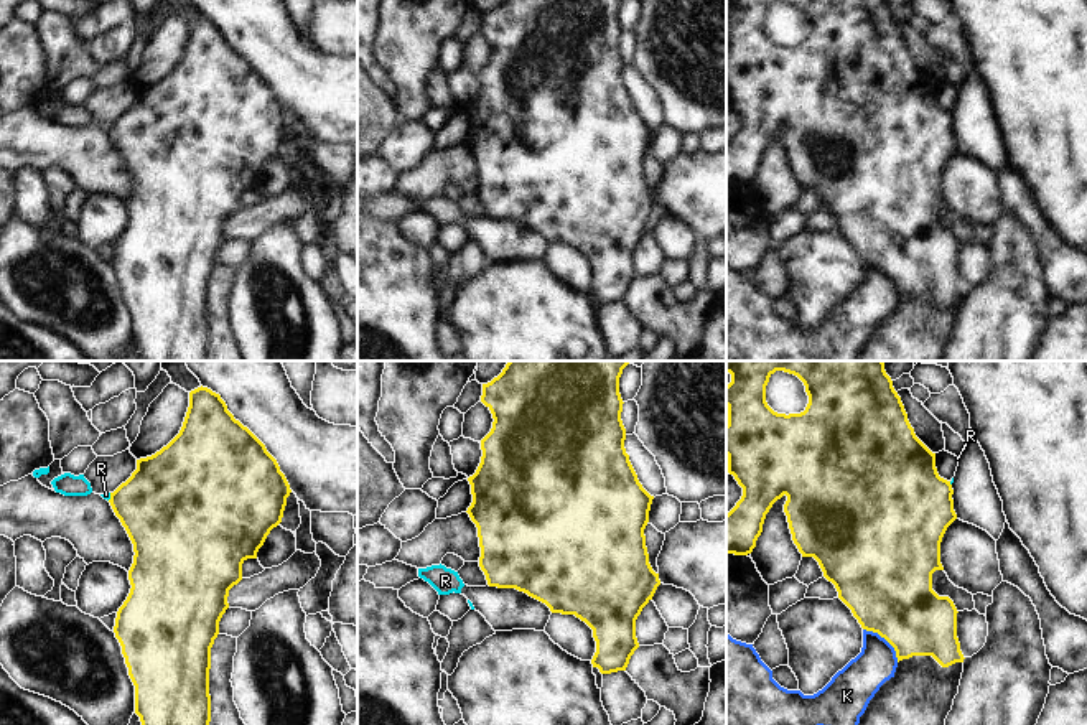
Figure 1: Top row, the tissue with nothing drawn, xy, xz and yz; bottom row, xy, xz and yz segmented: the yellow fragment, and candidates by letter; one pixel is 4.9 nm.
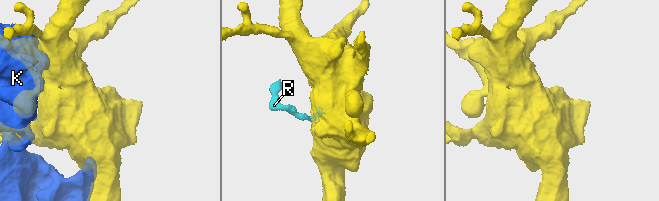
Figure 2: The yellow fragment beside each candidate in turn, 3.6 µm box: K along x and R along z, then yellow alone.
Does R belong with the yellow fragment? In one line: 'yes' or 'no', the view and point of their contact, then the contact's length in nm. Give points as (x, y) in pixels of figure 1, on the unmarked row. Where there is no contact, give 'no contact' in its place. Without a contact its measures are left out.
no | xy (111, 127) | 40 nm

